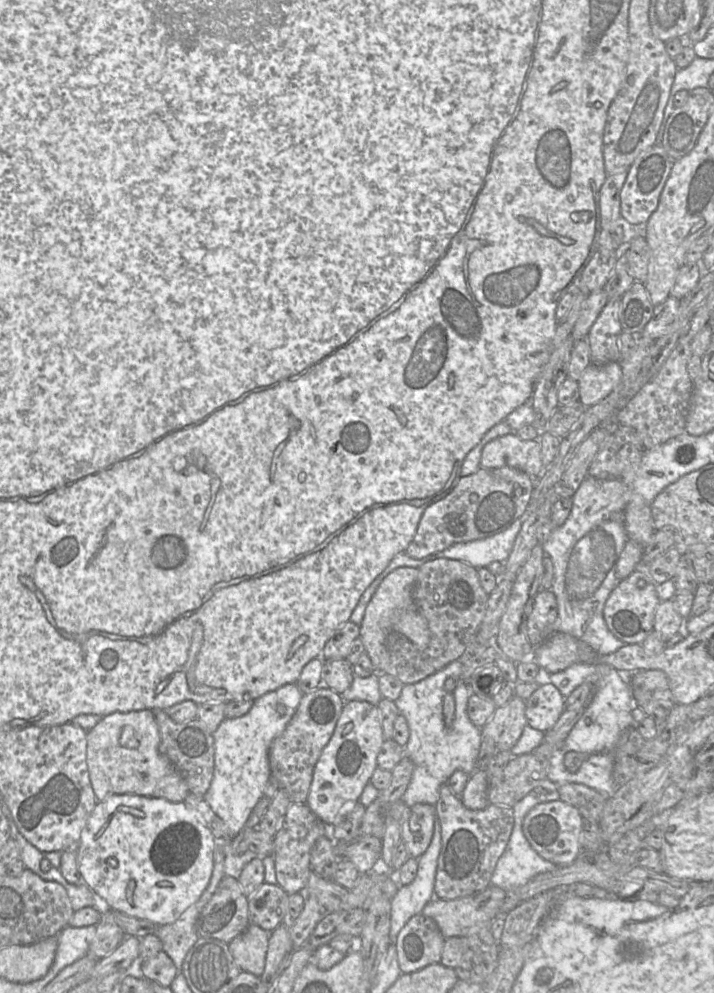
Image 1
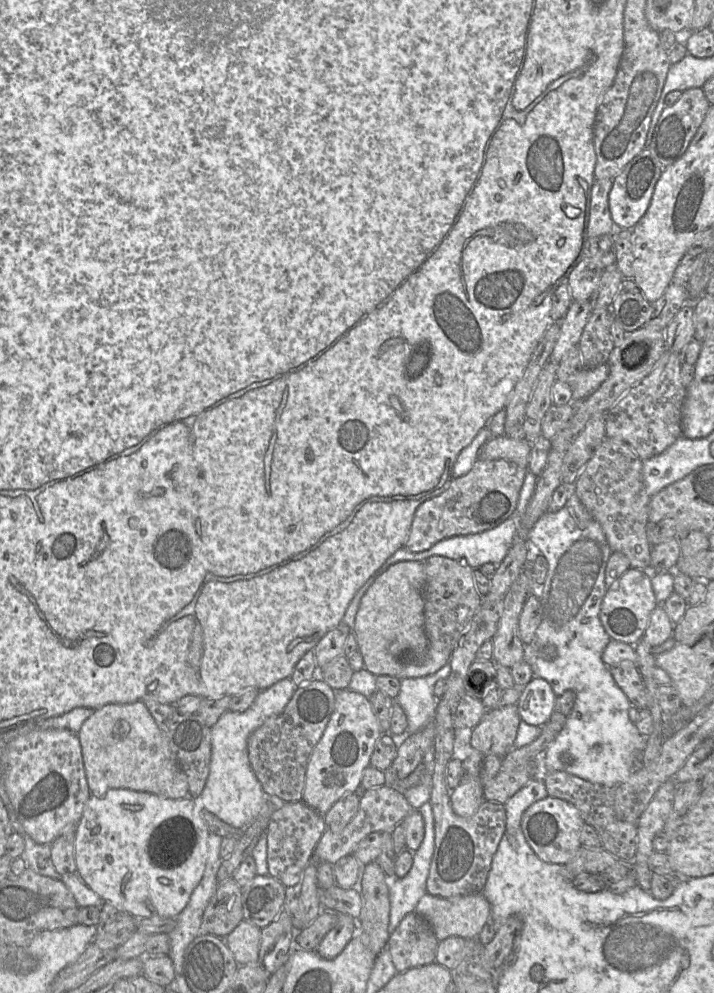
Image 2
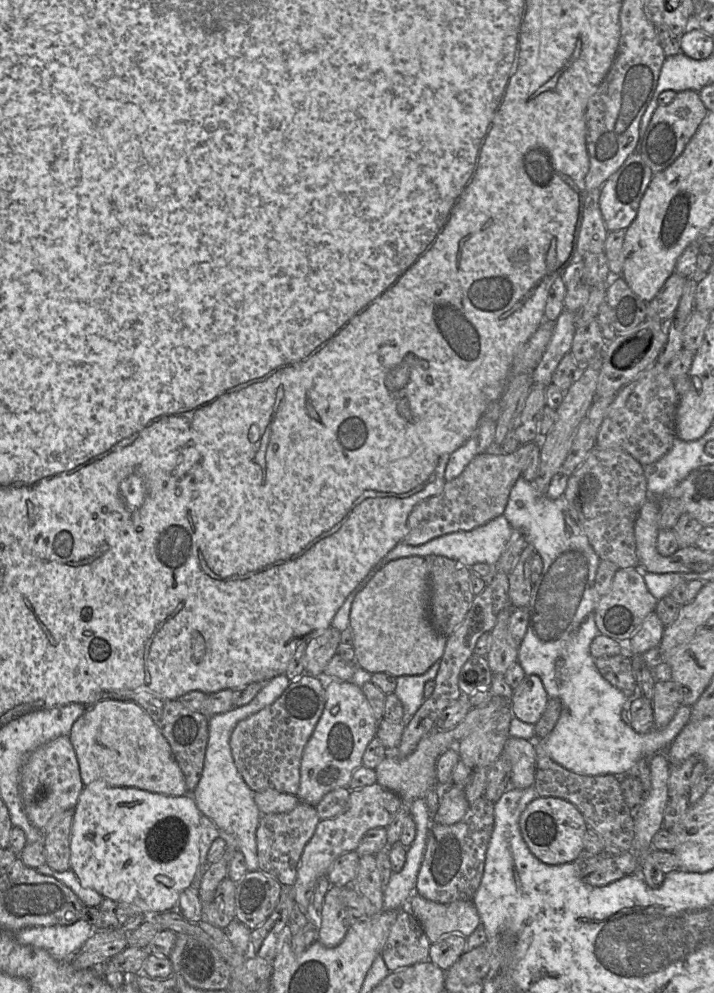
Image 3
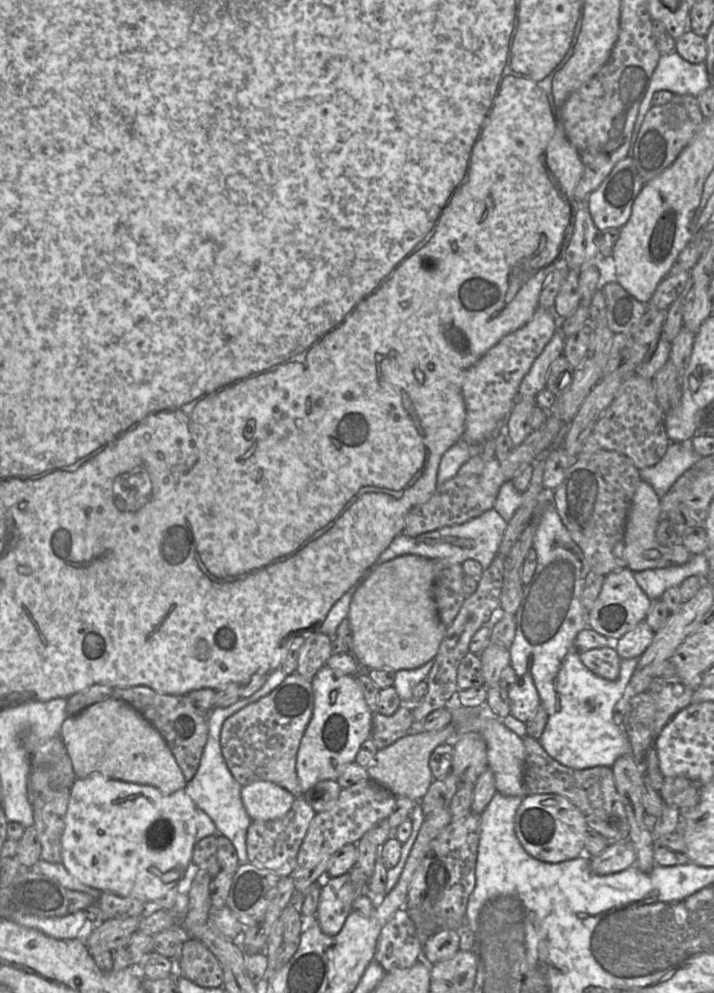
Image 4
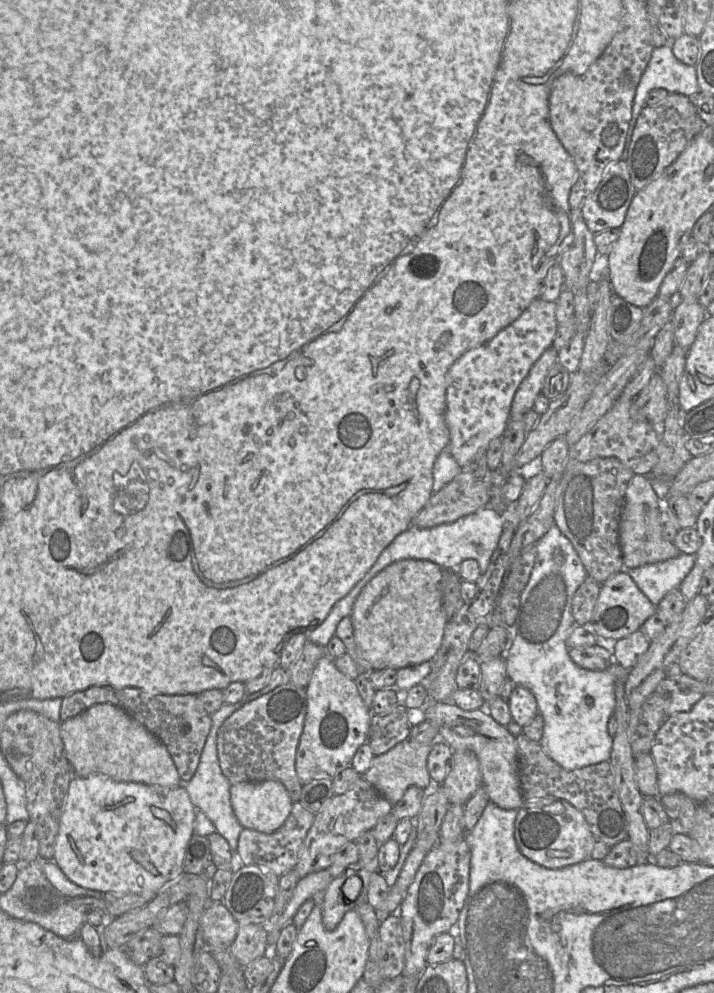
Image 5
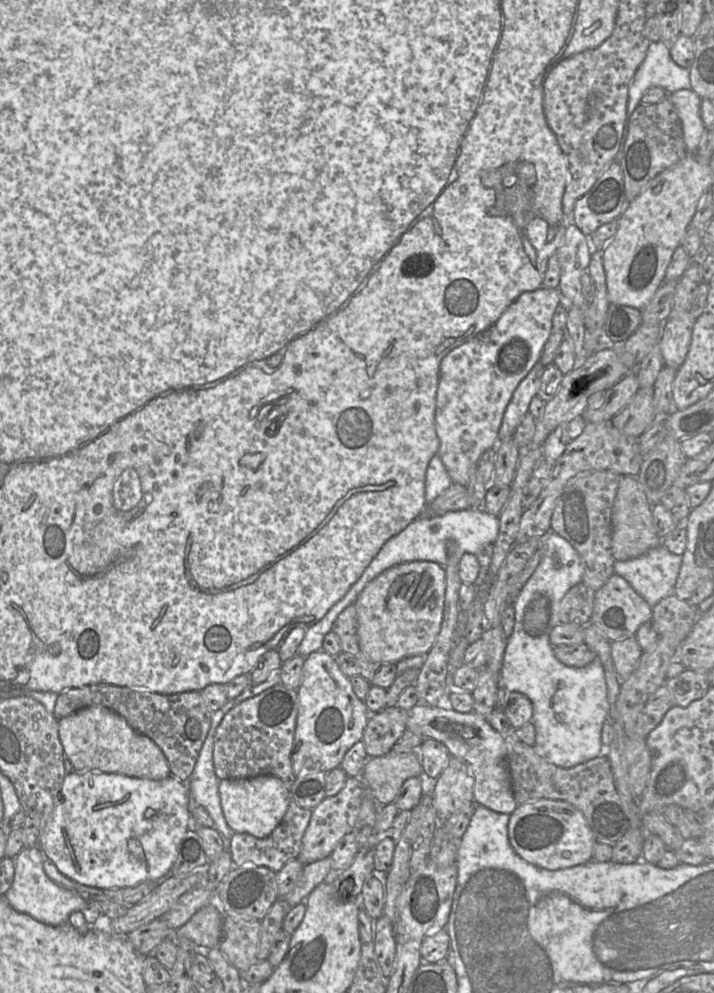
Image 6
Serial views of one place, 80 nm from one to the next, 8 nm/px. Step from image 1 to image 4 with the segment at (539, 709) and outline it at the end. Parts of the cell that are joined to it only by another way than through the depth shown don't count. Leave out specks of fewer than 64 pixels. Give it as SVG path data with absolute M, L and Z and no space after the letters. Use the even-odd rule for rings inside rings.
M529 673L519 677L508 695L510 714L524 723L531 720L541 707L539 693Z

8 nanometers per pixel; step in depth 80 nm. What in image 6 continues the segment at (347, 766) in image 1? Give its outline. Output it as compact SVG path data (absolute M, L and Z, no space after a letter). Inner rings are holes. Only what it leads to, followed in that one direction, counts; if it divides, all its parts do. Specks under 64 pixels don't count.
M323 650L305 657L302 682L297 689L298 714L291 755L296 776L340 767L346 752L361 741L370 713L354 693L349 678L340 670L336 658Z

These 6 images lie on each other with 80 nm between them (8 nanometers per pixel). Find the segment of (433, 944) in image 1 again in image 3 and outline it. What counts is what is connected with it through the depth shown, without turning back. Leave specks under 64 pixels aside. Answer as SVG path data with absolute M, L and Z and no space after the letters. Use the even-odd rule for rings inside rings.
M400 910L381 956L390 972L429 960L431 942L410 911Z

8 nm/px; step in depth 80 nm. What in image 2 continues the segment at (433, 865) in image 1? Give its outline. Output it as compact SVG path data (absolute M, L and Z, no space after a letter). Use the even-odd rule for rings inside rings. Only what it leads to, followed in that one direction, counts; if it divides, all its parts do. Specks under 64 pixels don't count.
M430 803L423 804L418 811L425 824L424 839L413 853L413 865L403 878L389 879L391 934L409 913L413 913L419 900L427 893L426 882L435 848L434 817Z

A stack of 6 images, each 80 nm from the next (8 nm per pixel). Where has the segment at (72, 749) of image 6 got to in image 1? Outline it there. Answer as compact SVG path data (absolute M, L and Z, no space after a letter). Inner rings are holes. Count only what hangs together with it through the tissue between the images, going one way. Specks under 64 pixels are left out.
M152 709L113 712L87 732L87 767L97 801L111 795L133 794L182 802L189 787L160 752L160 732Z

